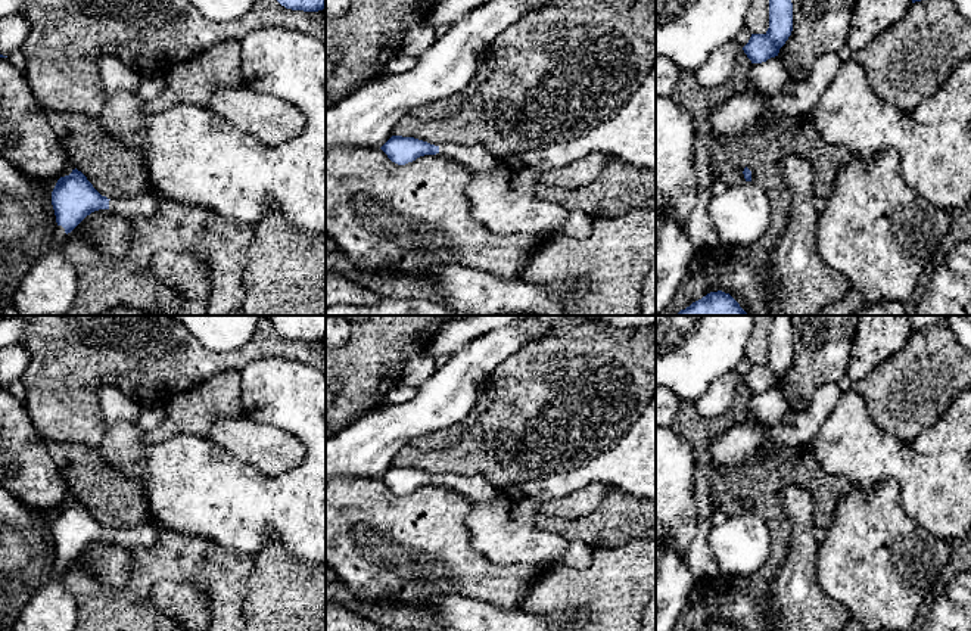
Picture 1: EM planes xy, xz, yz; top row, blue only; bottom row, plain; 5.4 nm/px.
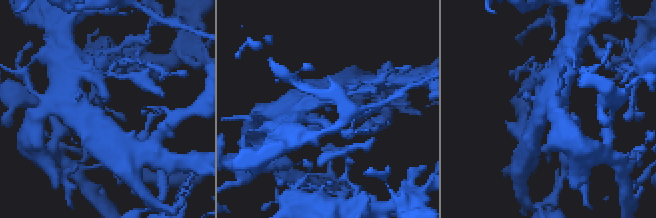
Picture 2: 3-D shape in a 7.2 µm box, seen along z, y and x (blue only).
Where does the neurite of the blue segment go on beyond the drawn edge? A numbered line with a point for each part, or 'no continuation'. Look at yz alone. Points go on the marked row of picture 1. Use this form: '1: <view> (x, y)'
no continuation

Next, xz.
1: xz (475, 158)

